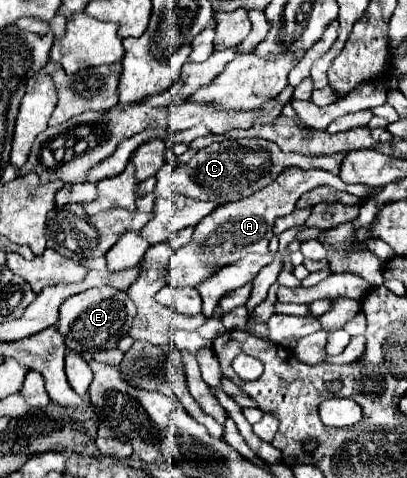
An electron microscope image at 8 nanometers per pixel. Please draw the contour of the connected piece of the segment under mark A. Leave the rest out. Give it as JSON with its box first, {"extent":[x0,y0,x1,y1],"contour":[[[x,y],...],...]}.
{"extent":[168,166,372,286],"contour":[[[290,166],[278,174],[278,178],[258,190],[256,194],[242,198],[238,202],[228,202],[218,206],[212,214],[204,216],[200,224],[196,226],[192,240],[182,246],[180,250],[174,252],[168,264],[168,284],[170,286],[196,286],[204,282],[208,276],[212,276],[220,266],[232,264],[234,260],[242,258],[246,252],[256,252],[256,254],[268,254],[268,240],[274,236],[272,226],[278,216],[286,216],[296,208],[298,198],[316,188],[316,186],[334,186],[336,190],[344,190],[350,194],[356,194],[358,198],[366,198],[372,188],[364,184],[344,184],[336,174],[324,172],[324,170],[300,170],[296,166]]]}

